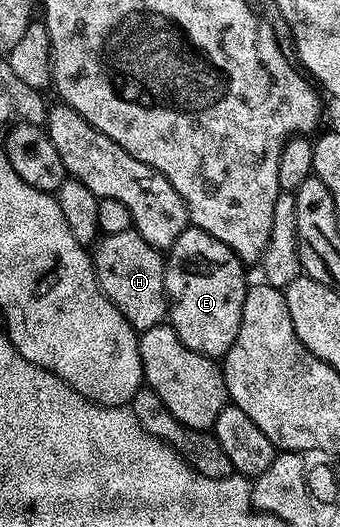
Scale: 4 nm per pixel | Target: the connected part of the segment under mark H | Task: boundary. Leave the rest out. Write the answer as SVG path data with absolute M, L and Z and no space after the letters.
M132 229L118 234L101 234L91 250L93 270L97 273L97 282L102 292L109 297L111 304L123 312L123 316L133 325L133 329L140 332L147 328L162 325L167 318L167 299L165 296L165 258L162 251L157 250L143 236Z

